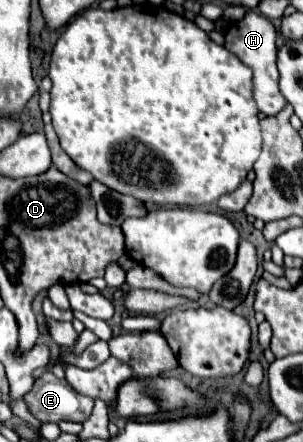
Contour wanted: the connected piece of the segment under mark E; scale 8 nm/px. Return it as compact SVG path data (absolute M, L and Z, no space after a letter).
M48 372L38 378L23 397L31 413L45 422L85 422L93 410L93 398L77 394L63 378Z

